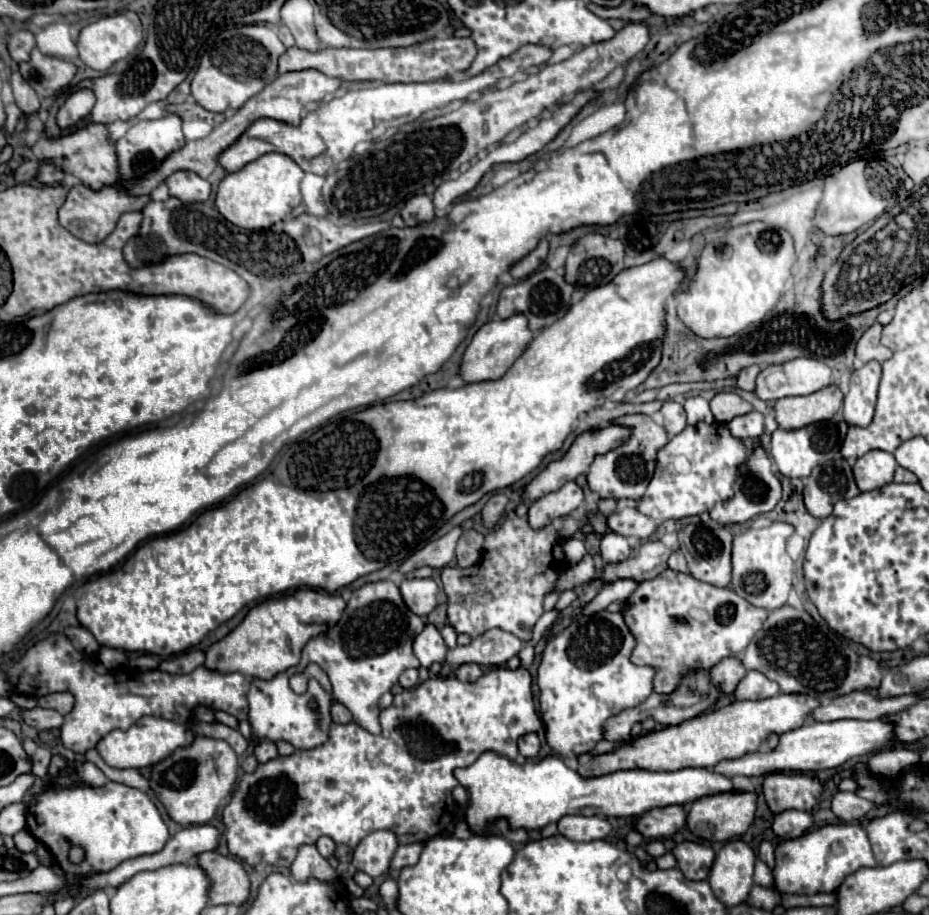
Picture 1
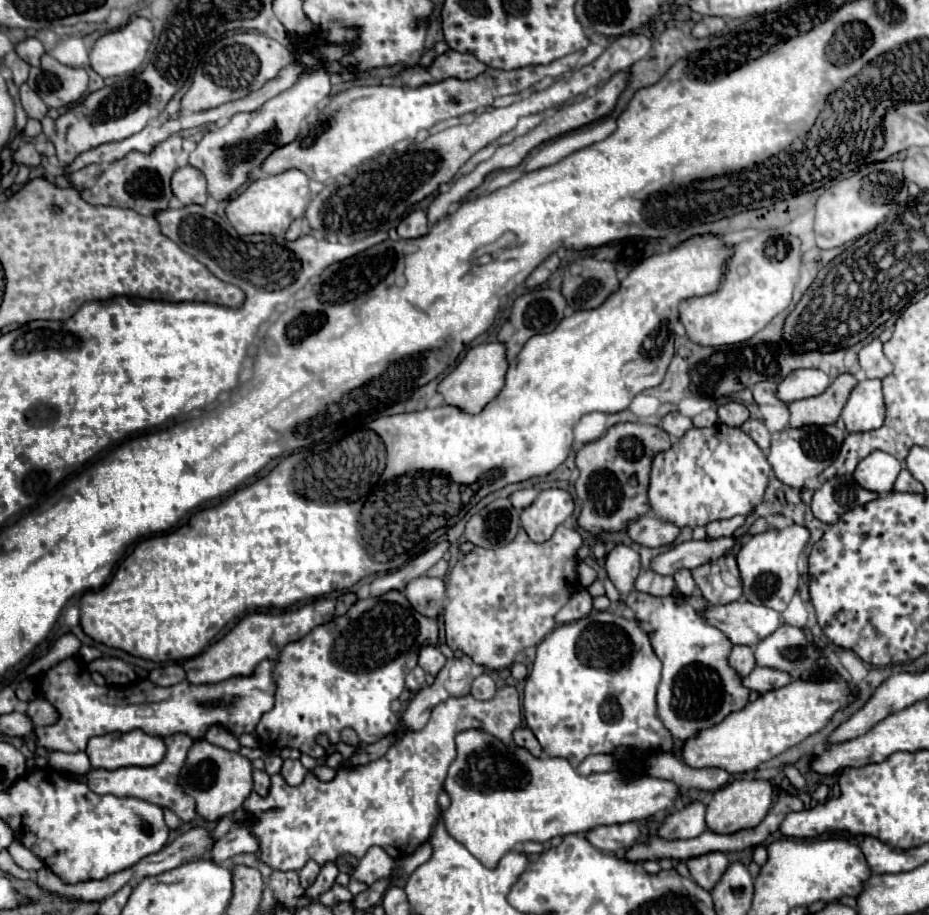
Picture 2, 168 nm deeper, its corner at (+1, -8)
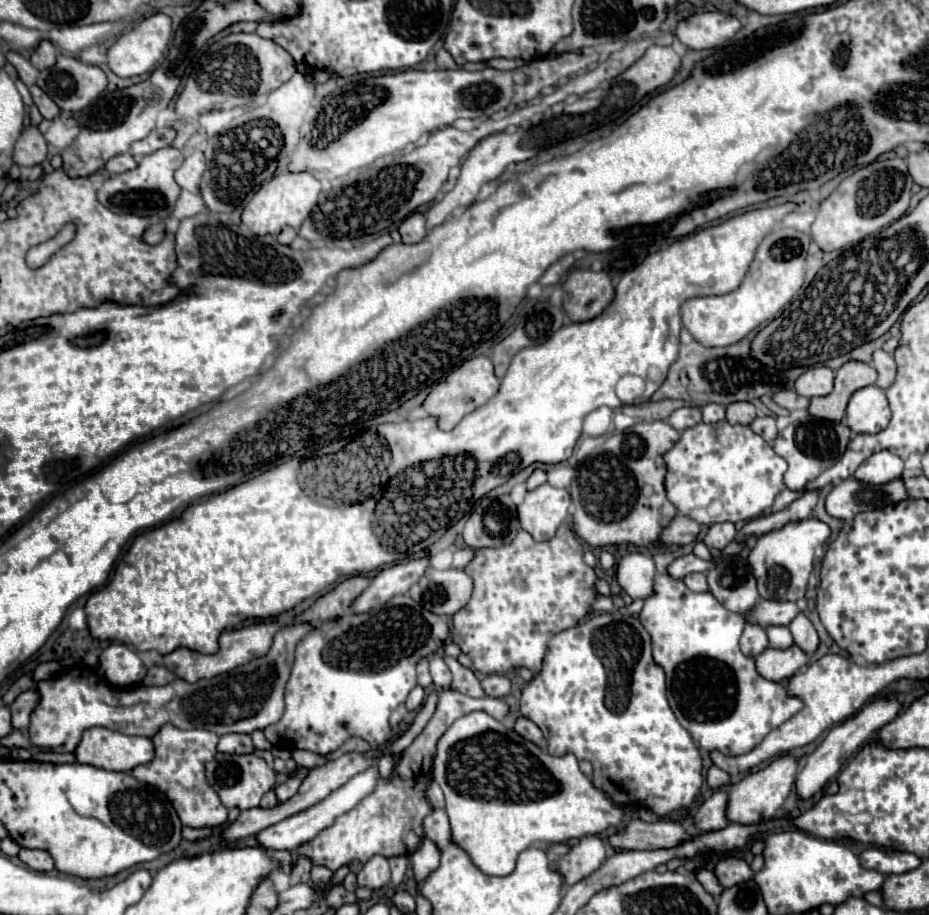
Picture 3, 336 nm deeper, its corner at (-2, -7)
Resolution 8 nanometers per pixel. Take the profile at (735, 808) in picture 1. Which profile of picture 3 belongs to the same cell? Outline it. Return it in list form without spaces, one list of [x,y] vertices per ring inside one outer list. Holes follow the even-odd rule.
[[[782,755],[778,759],[774,759],[768,767],[746,775],[740,783],[732,785],[730,789],[730,801],[728,801],[728,817],[732,823],[740,823],[740,825],[752,825],[752,823],[760,823],[760,821],[768,821],[776,815],[776,811],[784,805],[786,797],[792,791],[794,779],[798,773],[798,759],[792,755]]]

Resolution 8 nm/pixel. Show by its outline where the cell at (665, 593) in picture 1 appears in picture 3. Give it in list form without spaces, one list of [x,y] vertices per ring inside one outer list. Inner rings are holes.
[[[760,601],[754,611],[750,611],[750,621],[766,625],[788,625],[798,615],[796,603],[790,601]]]

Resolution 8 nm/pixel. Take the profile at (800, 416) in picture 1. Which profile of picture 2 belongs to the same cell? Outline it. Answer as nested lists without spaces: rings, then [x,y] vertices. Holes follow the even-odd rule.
[[[841,374],[833,380],[833,384],[821,396],[787,404],[789,414],[791,414],[789,426],[801,428],[801,426],[811,426],[811,424],[835,424],[855,384],[857,384],[855,376]]]

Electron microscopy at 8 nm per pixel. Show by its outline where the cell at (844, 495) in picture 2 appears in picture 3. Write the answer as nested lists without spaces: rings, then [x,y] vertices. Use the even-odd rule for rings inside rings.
[[[848,477],[842,483],[834,485],[834,489],[828,493],[826,511],[842,521],[852,521],[862,511],[884,509],[904,499],[908,499],[908,493],[900,477],[884,485],[870,485]]]

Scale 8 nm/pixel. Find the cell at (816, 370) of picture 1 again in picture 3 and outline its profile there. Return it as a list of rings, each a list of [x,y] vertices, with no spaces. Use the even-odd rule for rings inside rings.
[[[820,365],[820,367],[810,367],[806,373],[802,373],[796,379],[794,389],[804,395],[804,397],[820,397],[828,395],[834,385],[834,371]]]

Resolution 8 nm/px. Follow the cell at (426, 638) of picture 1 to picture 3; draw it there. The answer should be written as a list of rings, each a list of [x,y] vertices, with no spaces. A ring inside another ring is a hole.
[[[432,657],[430,659],[430,673],[432,673],[432,681],[436,687],[442,687],[442,689],[448,689],[450,683],[452,683],[452,673],[450,669],[446,667],[446,663],[442,661],[442,657]]]

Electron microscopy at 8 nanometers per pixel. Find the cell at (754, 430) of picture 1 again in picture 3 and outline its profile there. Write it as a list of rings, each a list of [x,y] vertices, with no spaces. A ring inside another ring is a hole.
[[[758,417],[758,419],[752,421],[750,429],[754,429],[754,433],[762,435],[768,443],[772,443],[772,441],[776,439],[776,435],[778,435],[778,429],[776,429],[776,421],[774,421],[774,417]]]

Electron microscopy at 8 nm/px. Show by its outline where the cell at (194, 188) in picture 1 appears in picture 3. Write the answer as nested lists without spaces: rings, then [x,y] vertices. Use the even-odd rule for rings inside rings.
[[[194,151],[192,155],[186,157],[186,161],[182,163],[182,167],[176,171],[176,183],[182,189],[198,193],[198,185],[200,185],[204,169],[206,169],[204,153],[202,151]]]

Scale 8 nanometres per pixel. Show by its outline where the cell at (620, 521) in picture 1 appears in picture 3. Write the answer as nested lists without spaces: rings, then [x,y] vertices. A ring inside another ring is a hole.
[[[676,515],[674,521],[662,531],[662,541],[666,545],[688,545],[698,539],[702,525],[686,515]]]

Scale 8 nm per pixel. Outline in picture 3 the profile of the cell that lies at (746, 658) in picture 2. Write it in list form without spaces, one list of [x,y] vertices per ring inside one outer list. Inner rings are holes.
[[[746,623],[744,633],[740,637],[740,649],[746,655],[756,657],[758,653],[762,653],[762,649],[766,649],[768,645],[768,637],[766,637],[766,629],[758,623]]]

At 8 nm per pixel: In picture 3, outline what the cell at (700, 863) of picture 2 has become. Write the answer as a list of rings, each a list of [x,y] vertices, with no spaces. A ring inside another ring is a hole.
[[[726,857],[726,859],[722,859],[716,865],[714,873],[722,881],[724,887],[734,887],[734,885],[750,881],[754,877],[750,865],[744,859],[738,859],[738,857]]]

